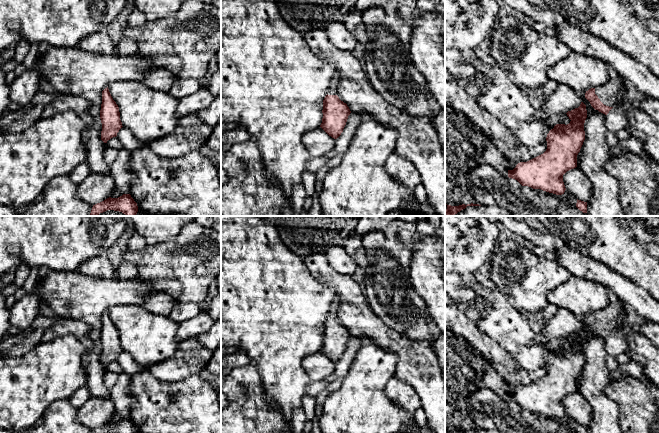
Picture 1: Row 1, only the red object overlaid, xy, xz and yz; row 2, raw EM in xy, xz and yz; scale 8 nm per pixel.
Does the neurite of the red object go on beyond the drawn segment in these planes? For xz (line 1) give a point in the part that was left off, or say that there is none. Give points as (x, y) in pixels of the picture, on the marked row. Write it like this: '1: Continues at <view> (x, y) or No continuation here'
1: No continuation here

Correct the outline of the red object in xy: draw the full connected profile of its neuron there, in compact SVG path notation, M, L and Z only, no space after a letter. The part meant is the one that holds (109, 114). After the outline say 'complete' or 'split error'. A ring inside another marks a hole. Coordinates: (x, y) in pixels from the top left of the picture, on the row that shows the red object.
M108 87L102 91L100 119L102 123L101 140L107 143L108 140L116 137L123 127L120 120L119 107L113 100Z; complete

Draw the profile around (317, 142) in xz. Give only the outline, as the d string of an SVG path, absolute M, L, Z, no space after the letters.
M321 127L306 132L302 142L311 157L322 157L332 151L335 146L335 139L329 136Z

